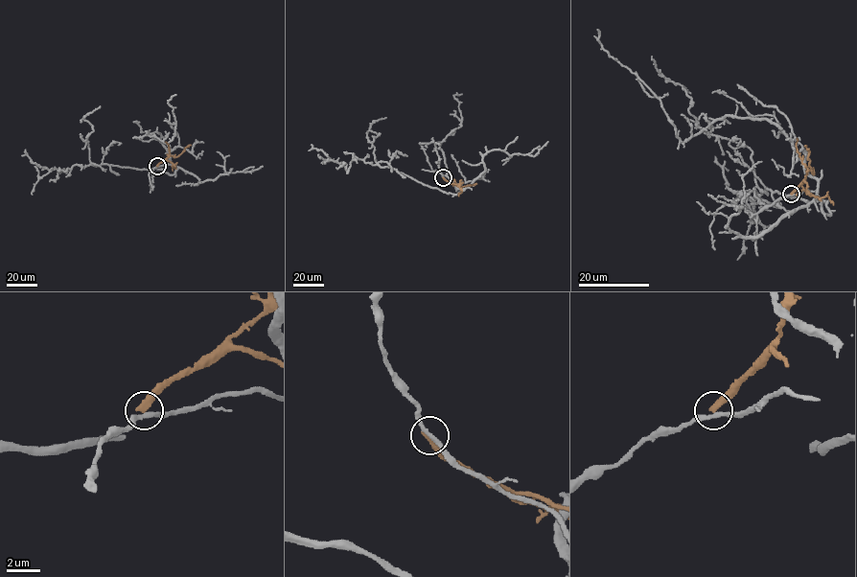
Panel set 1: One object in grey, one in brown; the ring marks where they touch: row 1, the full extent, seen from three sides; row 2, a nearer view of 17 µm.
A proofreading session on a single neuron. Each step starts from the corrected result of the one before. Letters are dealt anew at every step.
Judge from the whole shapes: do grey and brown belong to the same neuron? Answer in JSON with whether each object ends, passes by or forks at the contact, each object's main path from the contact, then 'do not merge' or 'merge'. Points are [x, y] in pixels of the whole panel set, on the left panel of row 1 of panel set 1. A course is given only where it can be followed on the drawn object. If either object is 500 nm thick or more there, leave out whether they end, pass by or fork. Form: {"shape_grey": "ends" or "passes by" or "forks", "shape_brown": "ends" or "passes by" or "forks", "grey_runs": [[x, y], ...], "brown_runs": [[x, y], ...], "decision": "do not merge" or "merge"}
{"shape_grey": "passes by", "shape_brown": "ends", "grey_runs": [[157, 166], [177, 167], [170, 174], [162, 169], [104, 164], [74, 165], [61, 172], [33, 163], [25, 150]], "brown_runs": [[157, 166], [170, 155], [177, 156], [191, 145]], "decision": "do not merge"}

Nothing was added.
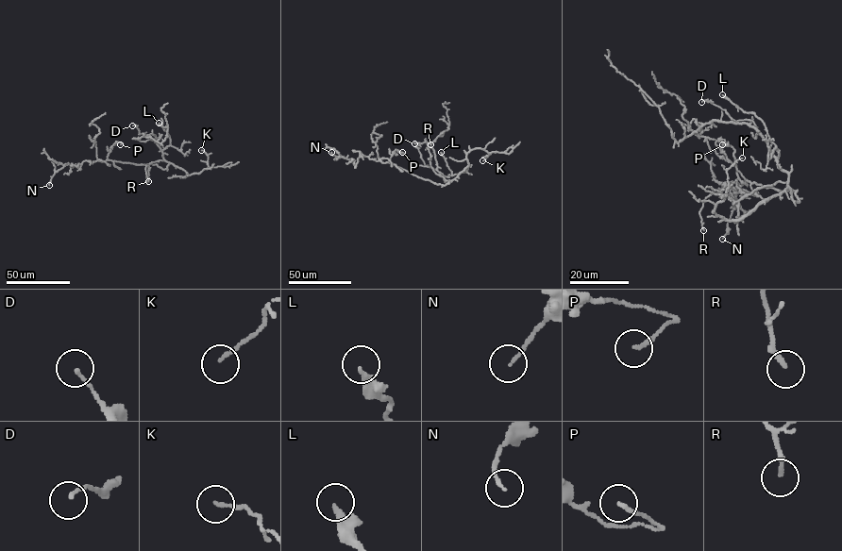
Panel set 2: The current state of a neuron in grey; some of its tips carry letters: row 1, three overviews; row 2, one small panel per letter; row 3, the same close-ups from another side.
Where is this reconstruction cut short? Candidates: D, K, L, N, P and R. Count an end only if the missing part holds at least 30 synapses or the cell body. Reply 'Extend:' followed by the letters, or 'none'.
Extend: L

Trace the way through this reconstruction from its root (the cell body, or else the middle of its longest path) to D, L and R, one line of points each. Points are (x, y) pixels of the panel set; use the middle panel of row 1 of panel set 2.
D: (437, 184), (445, 185), (450, 181), (445, 180), (441, 173), (425, 164), (414, 143)
L: (437, 184), (446, 184), (450, 181), (445, 180), (444, 175), (452, 175), (441, 152)
R: (437, 184), (445, 185), (450, 181), (433, 170), (427, 144), (430, 144)

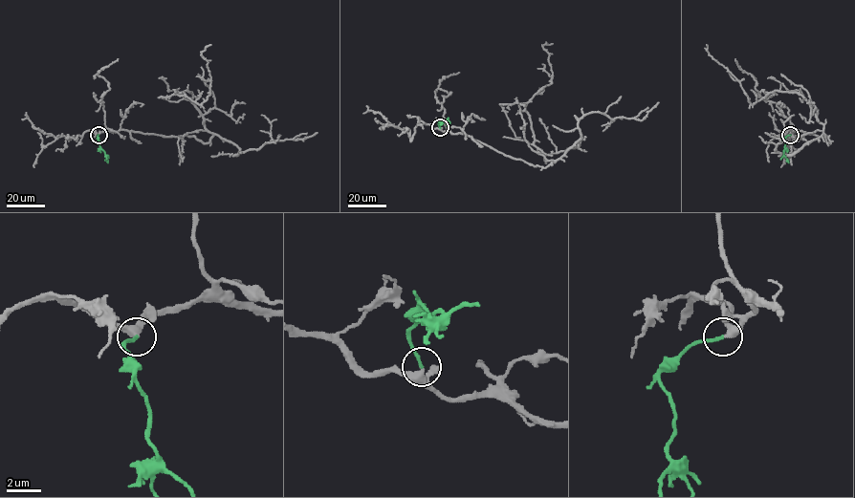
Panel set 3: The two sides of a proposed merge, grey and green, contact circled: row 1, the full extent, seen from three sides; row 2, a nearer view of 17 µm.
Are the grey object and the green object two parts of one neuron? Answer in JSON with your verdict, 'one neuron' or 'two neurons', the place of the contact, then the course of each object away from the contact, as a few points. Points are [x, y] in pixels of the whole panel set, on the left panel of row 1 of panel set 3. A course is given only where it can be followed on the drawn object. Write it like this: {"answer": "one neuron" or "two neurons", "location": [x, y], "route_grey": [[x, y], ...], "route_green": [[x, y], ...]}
{"answer": "one neuron", "location": [98, 135], "route_grey": [[98, 135], [124, 129], [208, 142], [213, 134], [184, 92], [200, 104], [209, 94], [201, 53], [211, 44]], "route_green": [[98, 135], [99, 145], [108, 156], [108, 162]]}

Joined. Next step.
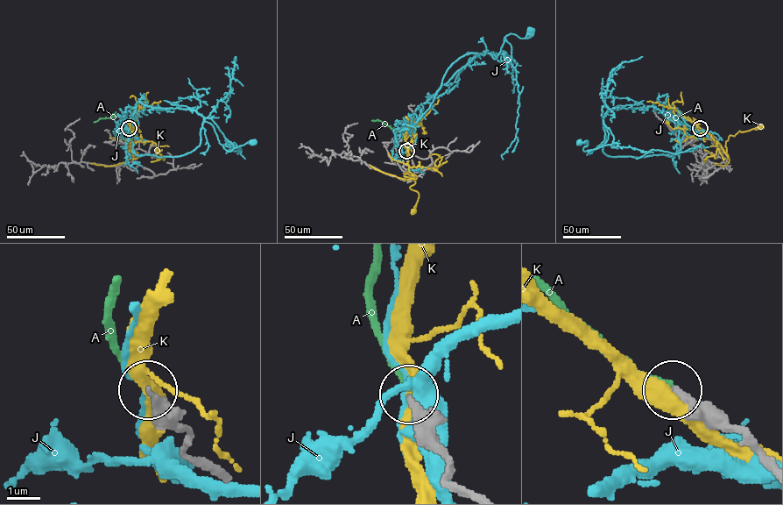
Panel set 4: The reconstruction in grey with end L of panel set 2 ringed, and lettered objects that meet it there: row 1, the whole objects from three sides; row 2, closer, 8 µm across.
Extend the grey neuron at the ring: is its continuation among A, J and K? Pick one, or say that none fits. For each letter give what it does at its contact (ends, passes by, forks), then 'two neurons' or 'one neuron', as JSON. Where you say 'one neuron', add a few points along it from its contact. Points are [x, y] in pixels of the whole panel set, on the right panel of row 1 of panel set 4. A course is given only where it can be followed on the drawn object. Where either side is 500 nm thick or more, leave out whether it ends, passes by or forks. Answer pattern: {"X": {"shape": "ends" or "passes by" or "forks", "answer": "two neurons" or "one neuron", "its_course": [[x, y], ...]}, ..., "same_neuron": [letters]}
{"A": {"shape": "ends", "answer": "one neuron", "its_course": [[700, 128], [683, 116], [669, 118], [670, 121]]}, "J": {"shape": "passes by", "answer": "two neurons"}, "K": {"answer": "two neurons"}, "same_neuron": ["A"]}

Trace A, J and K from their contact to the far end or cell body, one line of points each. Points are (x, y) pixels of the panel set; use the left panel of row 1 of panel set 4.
A: (129, 128), (122, 116), (94, 121)
J: (128, 128), (137, 129), (130, 109), (140, 102), (153, 108), (195, 110), (211, 124), (228, 152), (251, 142)
K: (129, 128), (131, 147), (136, 153), (133, 156), (125, 145), (137, 135), (131, 133), (140, 131), (136, 126)

